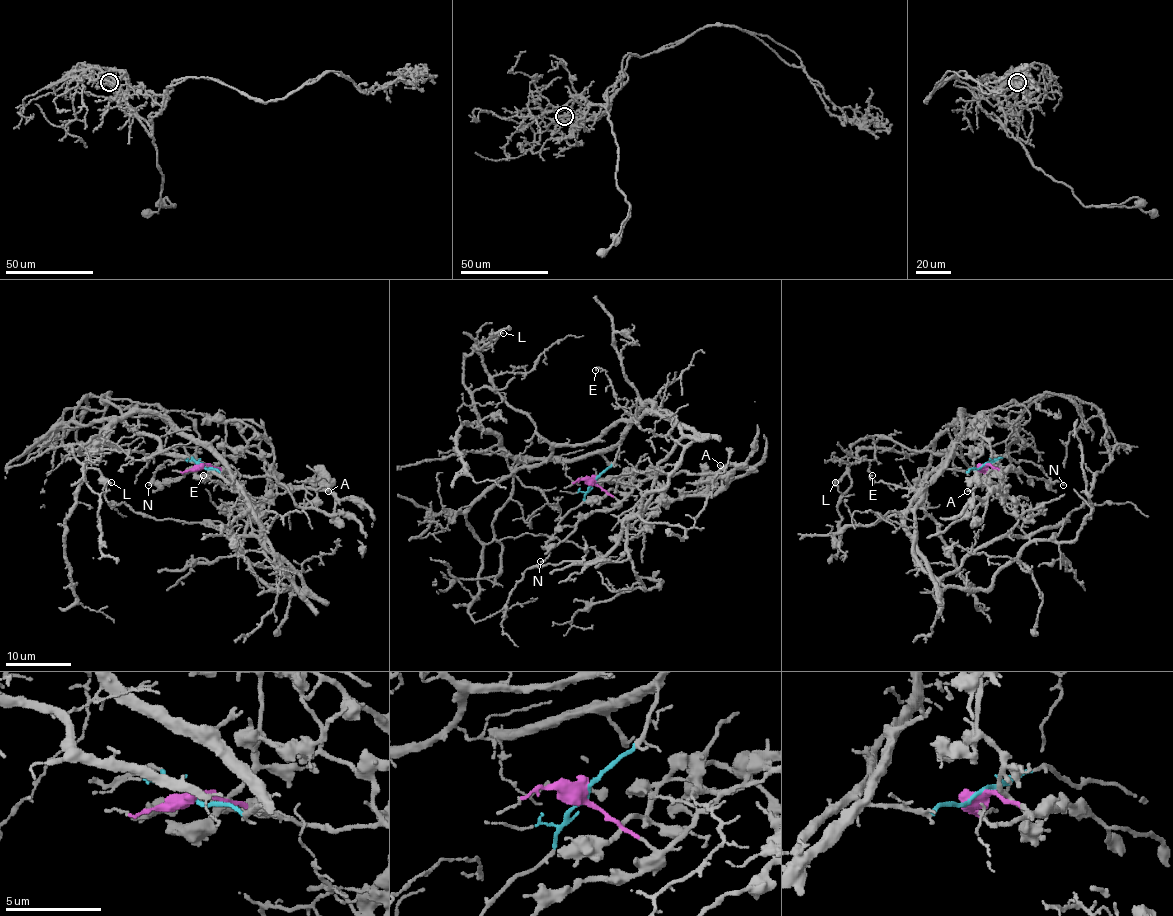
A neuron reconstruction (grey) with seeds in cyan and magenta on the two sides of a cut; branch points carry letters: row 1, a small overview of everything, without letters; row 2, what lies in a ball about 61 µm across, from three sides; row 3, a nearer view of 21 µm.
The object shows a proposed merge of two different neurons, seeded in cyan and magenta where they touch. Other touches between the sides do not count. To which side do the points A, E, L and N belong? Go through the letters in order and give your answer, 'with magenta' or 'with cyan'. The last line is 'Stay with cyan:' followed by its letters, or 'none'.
A: with magenta
E: with cyan
L: with cyan
N: with magenta
Stay with cyan: E, L

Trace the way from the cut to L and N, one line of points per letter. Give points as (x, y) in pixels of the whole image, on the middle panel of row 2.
L: (594, 481), (614, 461), (617, 445), (571, 459), (518, 458), (482, 426), (464, 384), (464, 361), (503, 333)
N: (594, 481), (617, 502), (611, 509), (586, 514), (540, 562)

